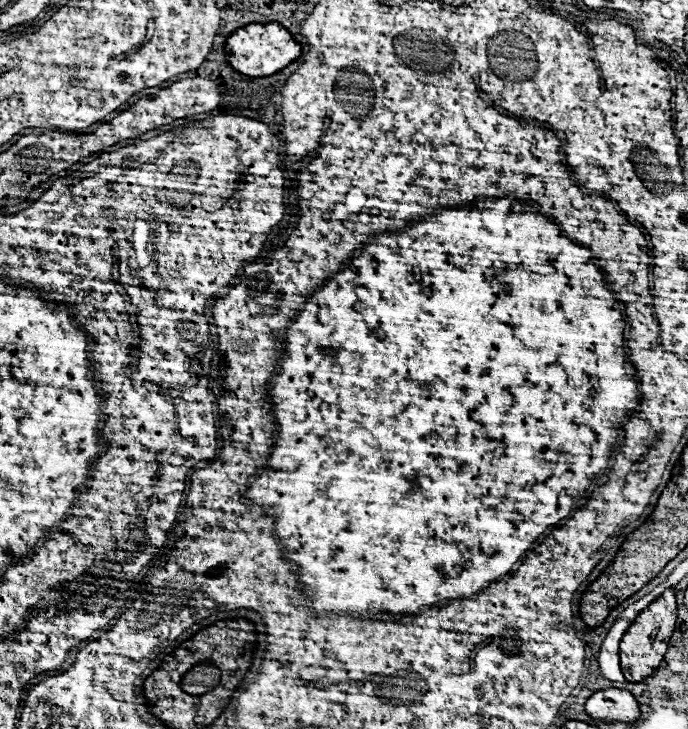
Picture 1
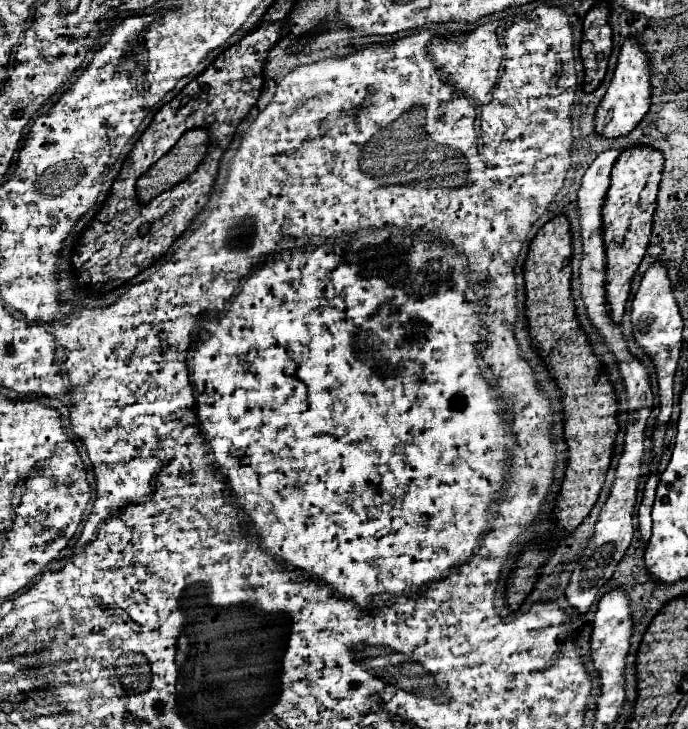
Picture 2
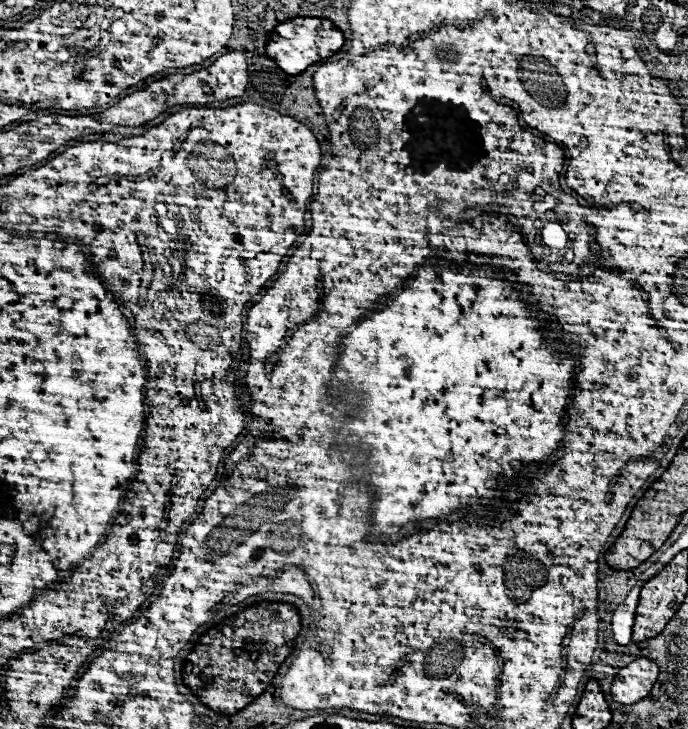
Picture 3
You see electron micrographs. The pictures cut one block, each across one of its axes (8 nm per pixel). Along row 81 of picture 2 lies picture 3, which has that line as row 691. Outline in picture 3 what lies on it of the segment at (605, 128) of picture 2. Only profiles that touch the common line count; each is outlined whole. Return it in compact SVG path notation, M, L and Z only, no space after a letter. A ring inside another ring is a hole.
M638 658L618 672L612 684L612 696L620 704L634 704L648 696L656 678L658 664L650 658Z

